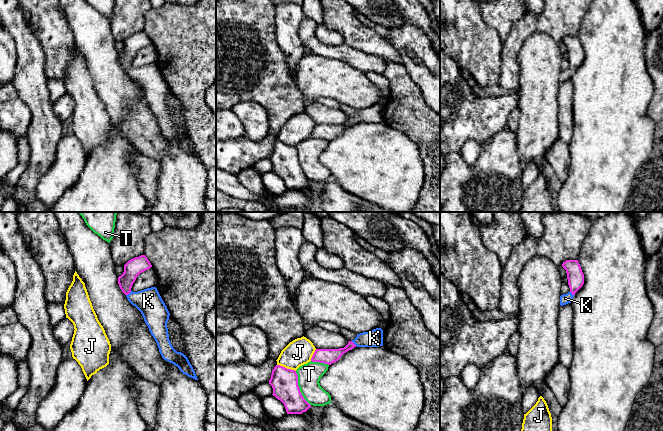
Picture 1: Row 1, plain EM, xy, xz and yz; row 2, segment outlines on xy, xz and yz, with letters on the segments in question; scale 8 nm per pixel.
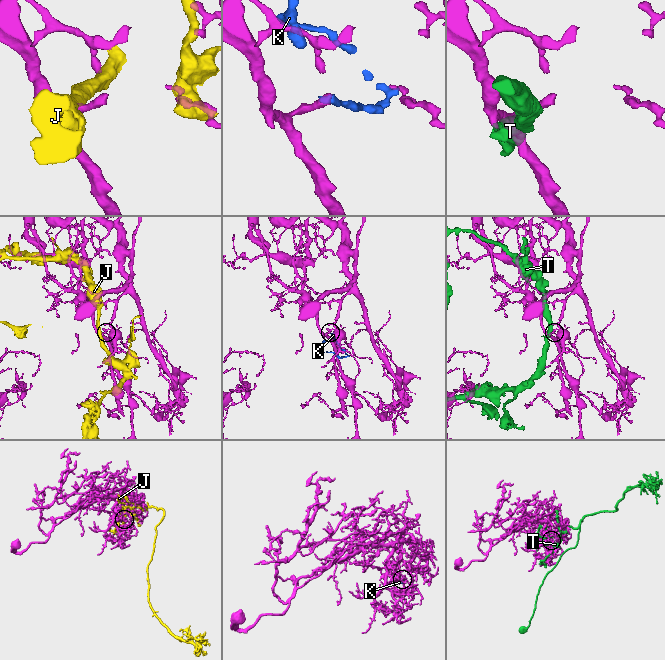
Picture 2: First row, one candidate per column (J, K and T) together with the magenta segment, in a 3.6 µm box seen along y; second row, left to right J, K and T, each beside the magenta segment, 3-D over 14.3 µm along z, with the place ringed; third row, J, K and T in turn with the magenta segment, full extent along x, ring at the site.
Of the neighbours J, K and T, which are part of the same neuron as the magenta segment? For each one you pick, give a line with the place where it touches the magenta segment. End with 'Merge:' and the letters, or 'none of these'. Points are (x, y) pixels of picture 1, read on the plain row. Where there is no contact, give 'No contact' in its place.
K: Touches magenta at xy (128, 69)
Merge: K

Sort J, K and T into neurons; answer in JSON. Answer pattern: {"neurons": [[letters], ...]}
{"neurons": [["J"], ["K"], ["T"]]}

